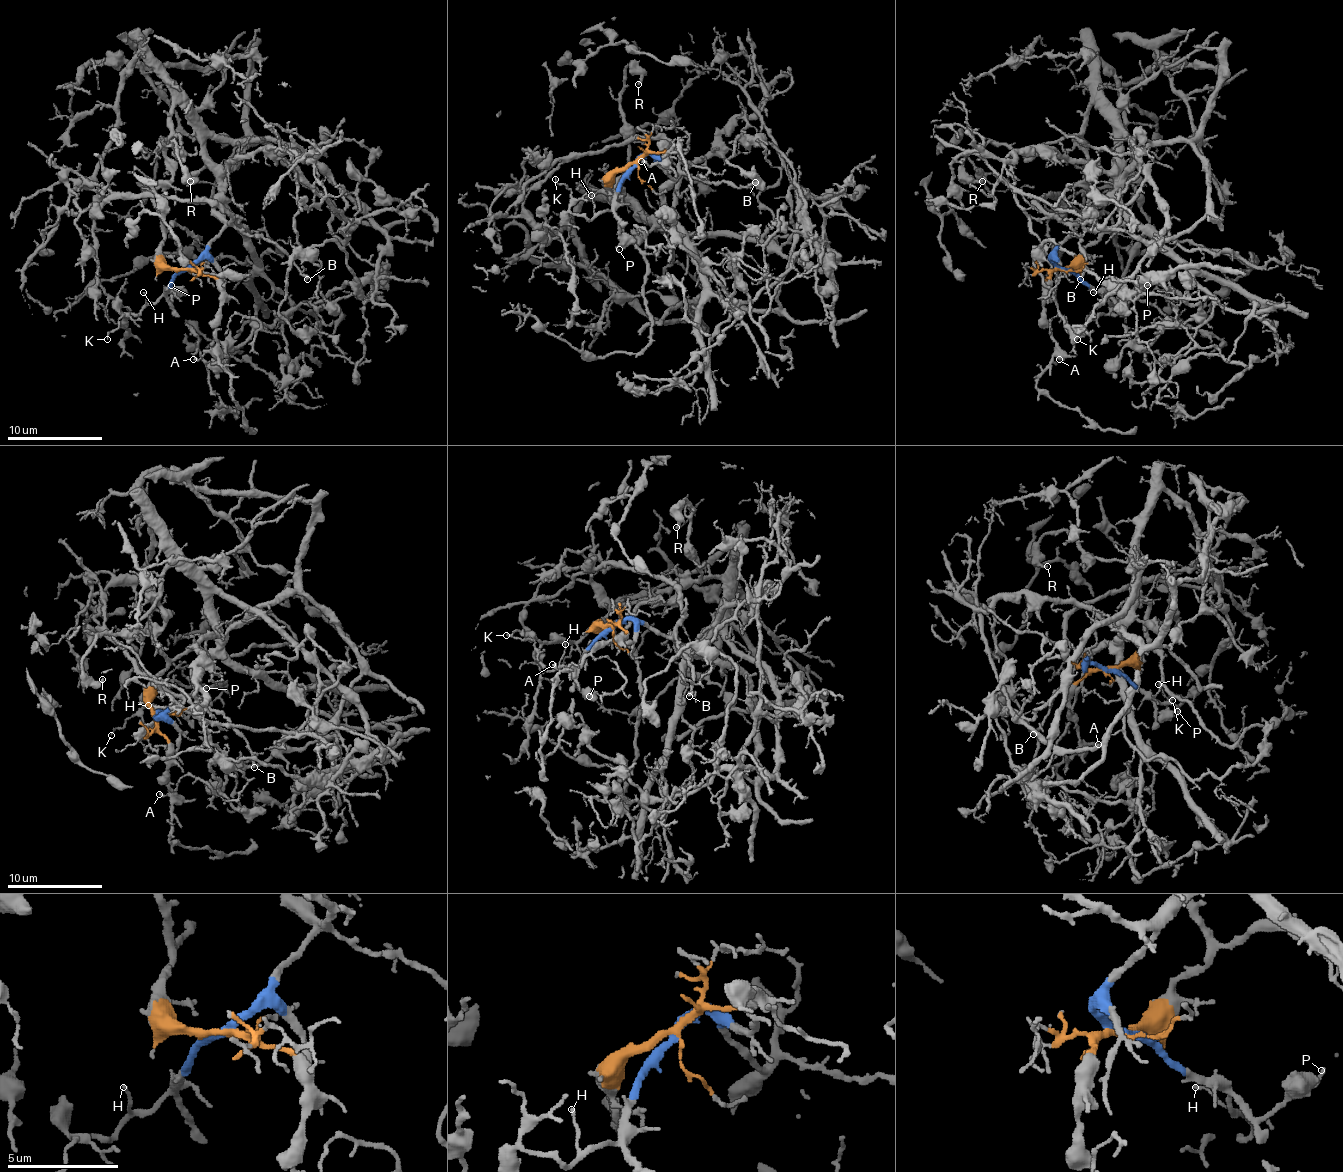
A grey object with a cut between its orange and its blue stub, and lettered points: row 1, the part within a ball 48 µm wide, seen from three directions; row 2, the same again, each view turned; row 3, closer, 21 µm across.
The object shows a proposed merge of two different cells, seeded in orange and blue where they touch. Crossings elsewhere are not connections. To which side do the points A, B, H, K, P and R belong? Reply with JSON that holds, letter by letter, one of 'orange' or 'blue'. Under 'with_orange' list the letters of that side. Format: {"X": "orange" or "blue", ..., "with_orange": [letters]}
{"A": "orange", "B": "blue", "H": "blue", "K": "blue", "P": "blue", "R": "orange", "with_orange": ["A", "R"]}

